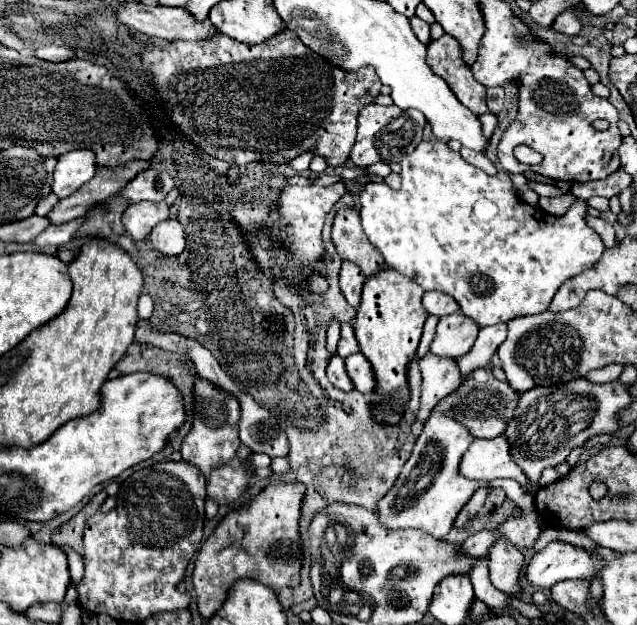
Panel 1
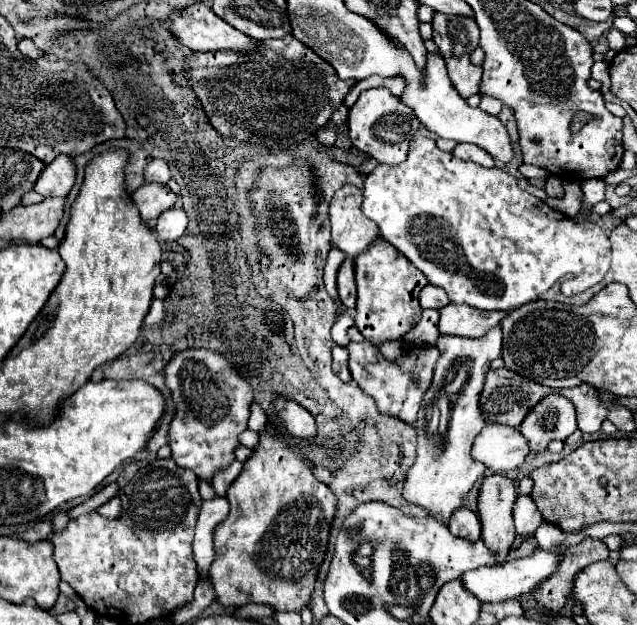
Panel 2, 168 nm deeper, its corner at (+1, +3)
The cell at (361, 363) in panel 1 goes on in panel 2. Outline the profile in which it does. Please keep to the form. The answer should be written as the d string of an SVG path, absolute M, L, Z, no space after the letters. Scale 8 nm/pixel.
M367 341L349 343L347 351L349 351L349 371L353 379L357 381L357 385L361 387L365 395L375 399L379 413L391 415L405 423L415 423L421 397L431 385L435 361L439 359L439 351L435 347L411 347L395 361L389 361L387 357L383 357L383 353Z

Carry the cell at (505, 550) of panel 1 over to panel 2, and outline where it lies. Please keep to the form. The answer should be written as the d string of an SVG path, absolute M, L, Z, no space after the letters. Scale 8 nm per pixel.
M499 473L485 477L479 489L477 509L481 521L481 539L485 537L485 545L499 555L497 563L505 563L517 535L513 525L513 503L517 497L519 491L515 481Z

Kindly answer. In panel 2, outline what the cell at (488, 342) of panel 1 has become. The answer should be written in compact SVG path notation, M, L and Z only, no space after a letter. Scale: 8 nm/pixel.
M493 327L479 339L463 339L457 335L439 335L437 339L435 347L441 355L435 363L431 387L423 395L415 421L415 429L419 433L417 461L407 473L403 497L411 505L419 505L429 511L441 523L447 521L447 517L461 505L463 495L485 473L485 467L471 457L471 447L473 439L487 423L479 411L479 395L491 361L501 357L501 345L501 327Z

